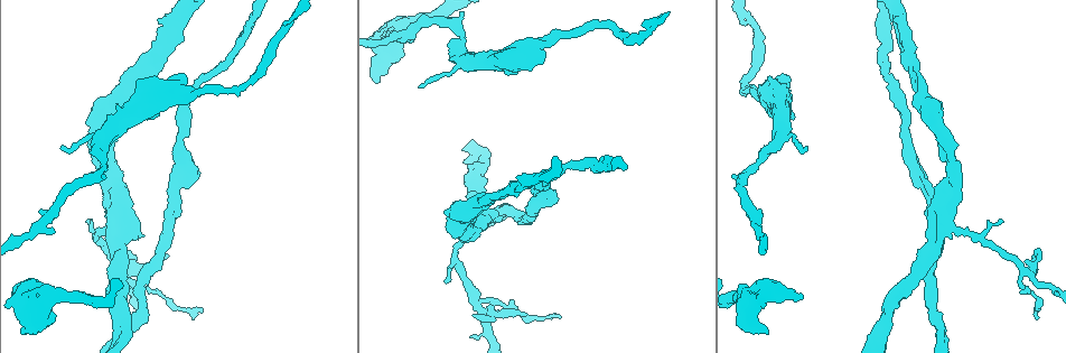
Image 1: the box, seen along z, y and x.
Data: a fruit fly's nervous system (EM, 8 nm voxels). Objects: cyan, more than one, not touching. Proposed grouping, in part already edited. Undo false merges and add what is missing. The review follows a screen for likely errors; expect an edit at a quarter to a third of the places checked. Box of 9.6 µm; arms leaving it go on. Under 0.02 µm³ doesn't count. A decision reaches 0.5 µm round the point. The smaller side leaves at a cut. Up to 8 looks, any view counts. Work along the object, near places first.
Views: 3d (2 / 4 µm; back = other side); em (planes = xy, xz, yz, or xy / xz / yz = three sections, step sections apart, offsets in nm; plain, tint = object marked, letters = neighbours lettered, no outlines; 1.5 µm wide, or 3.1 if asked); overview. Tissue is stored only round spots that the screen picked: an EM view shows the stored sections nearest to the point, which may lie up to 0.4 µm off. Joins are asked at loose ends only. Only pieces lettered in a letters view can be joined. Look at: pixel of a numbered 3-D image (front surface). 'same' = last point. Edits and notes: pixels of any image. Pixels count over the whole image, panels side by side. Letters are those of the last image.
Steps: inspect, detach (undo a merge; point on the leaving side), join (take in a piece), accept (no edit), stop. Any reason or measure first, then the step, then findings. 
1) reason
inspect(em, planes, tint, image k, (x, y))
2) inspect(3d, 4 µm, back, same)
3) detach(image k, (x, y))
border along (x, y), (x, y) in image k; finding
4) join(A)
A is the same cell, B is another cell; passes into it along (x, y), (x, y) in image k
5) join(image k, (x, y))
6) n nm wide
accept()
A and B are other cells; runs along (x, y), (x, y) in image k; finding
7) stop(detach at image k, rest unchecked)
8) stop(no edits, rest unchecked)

an open end
inspect(3d, 2 µm, image 1, (807, 147))

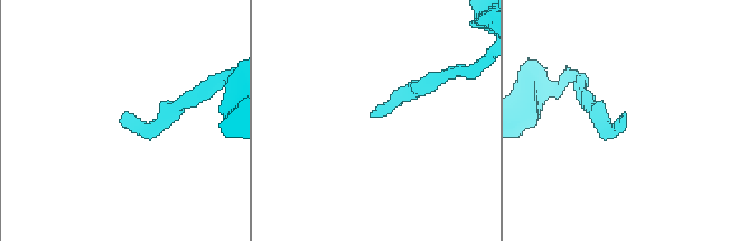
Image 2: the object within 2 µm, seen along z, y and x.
inspect(em, planes, letters, image 2, (124, 112))

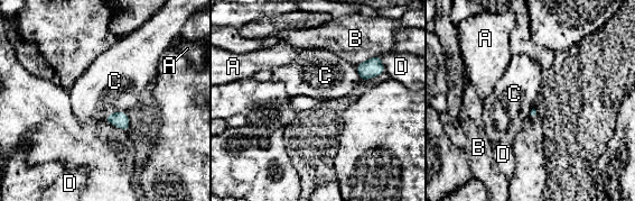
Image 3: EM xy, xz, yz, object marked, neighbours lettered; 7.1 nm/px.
B touches over 190 nm
accept()
A, B, C and D are other cells; no lettered piece goes on from it

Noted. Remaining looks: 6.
free end
inspect(em, planes, plain, image 1, (1001, 220))

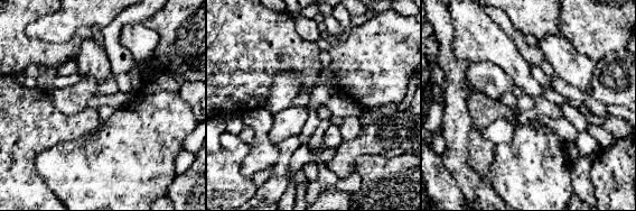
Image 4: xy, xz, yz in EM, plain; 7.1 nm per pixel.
inspect(em, planes, letters, same)

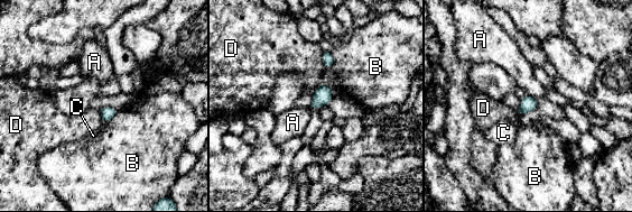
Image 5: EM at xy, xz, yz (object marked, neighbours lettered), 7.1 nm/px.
100 nm wide
accept()
A, B, C and D are other cells; border along (526, 93), (535, 99) in image 5; none of them fits

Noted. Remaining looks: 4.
abrupt turn
inspect(em, planes, letters, image 1, (1029, 276))

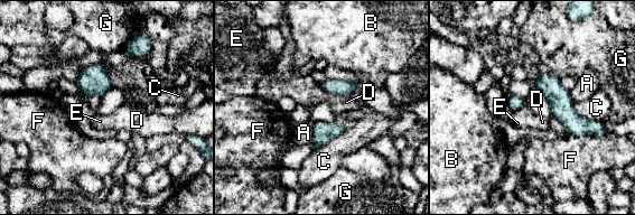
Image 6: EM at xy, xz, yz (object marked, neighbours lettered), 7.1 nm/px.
F touches over 280 nm
accept()
A, B, C, D, E, F and G are other cells; runs along (537, 83), (581, 127), (603, 130) in image 6; continuous, no second neuron

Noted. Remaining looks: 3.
stop(no edits, rest unchecked)

